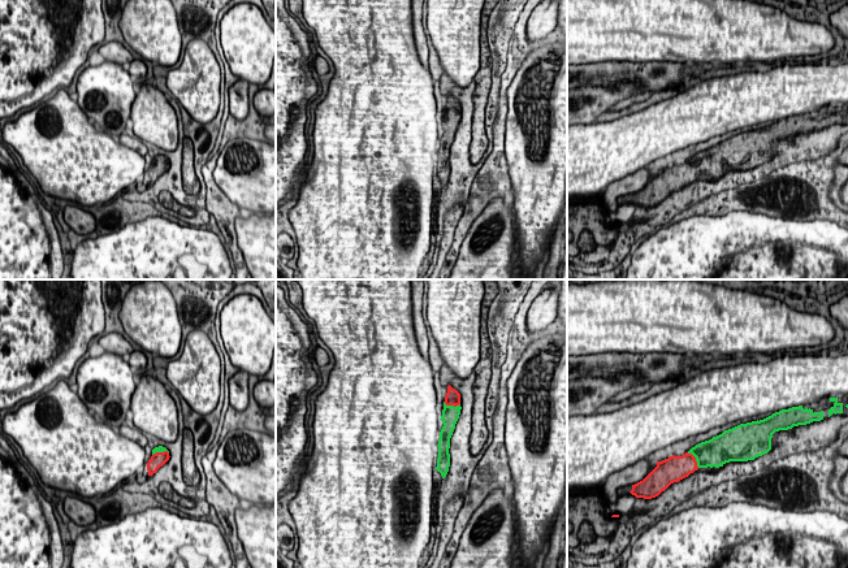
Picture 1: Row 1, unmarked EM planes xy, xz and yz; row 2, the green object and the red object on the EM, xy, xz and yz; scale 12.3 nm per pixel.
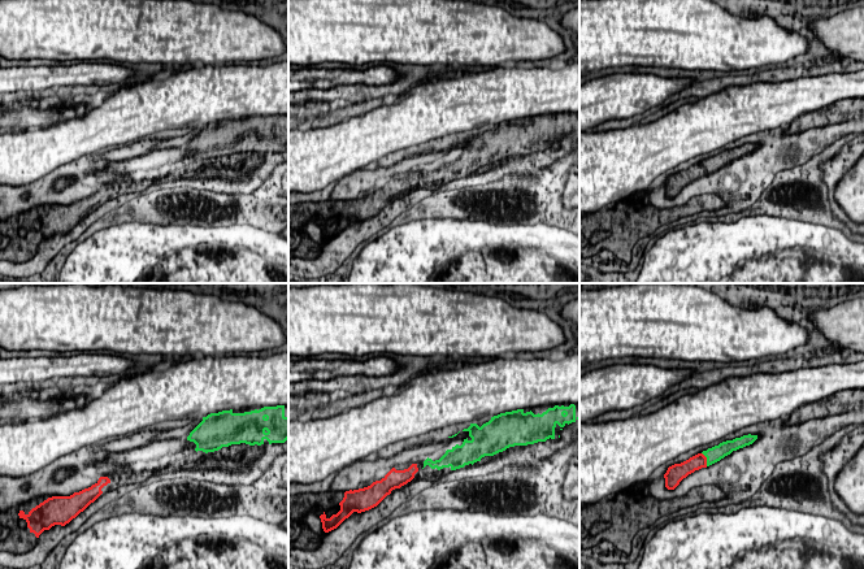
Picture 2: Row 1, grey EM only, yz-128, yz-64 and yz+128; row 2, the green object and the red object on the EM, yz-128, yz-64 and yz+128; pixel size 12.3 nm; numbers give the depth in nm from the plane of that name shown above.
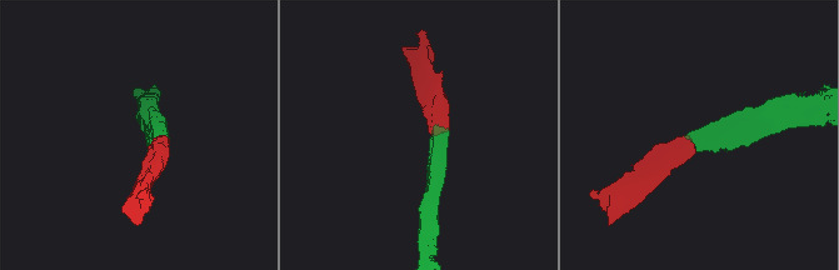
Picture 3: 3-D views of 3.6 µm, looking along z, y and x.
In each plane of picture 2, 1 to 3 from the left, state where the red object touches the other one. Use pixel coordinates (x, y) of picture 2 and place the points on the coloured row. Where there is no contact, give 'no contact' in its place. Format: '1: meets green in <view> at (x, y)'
1: no contact
2: no contact
3: meets green in yz+128 at (707, 459)

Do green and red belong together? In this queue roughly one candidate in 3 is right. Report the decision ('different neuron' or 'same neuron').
same neuron

